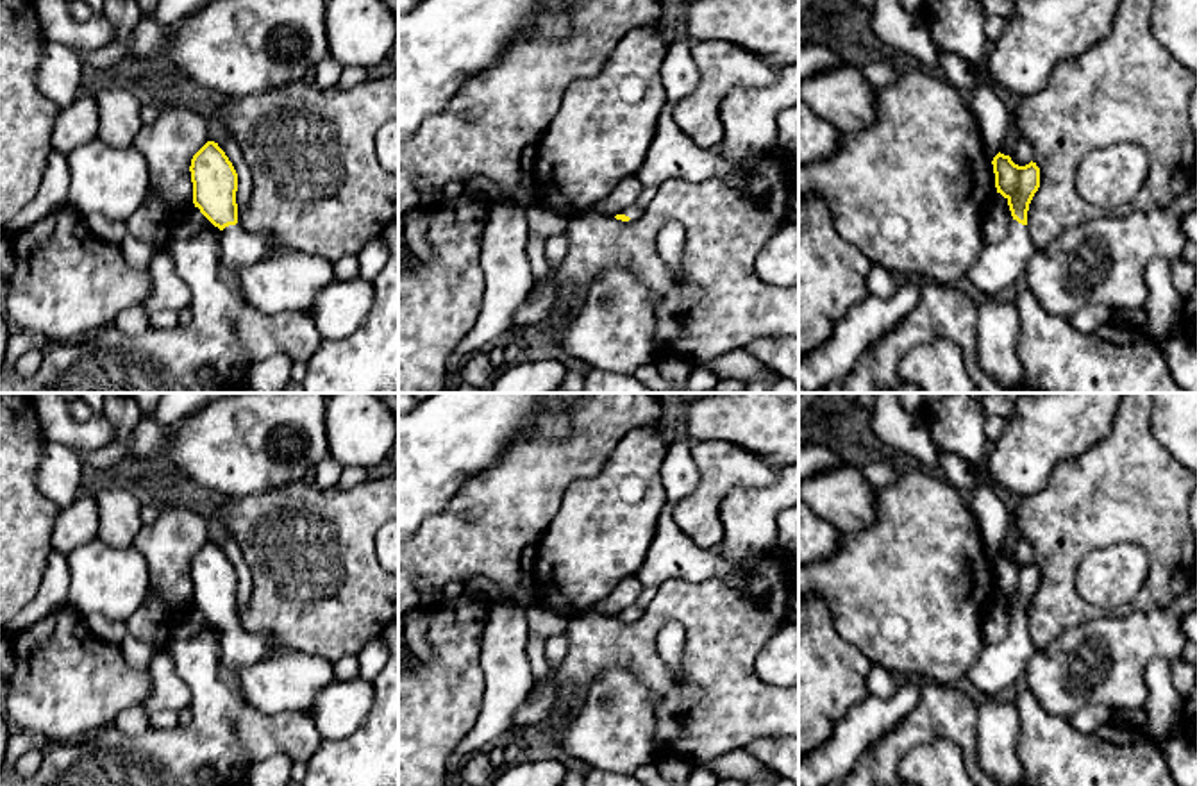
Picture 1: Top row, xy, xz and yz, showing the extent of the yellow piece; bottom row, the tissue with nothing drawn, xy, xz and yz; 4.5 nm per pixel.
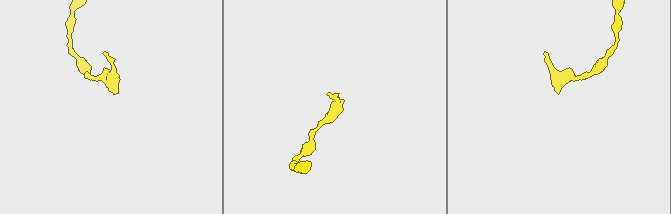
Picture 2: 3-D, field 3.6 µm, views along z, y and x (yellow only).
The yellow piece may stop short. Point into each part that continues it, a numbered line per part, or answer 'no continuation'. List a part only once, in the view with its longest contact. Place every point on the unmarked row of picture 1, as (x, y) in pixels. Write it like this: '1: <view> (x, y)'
1: xy (240, 649)

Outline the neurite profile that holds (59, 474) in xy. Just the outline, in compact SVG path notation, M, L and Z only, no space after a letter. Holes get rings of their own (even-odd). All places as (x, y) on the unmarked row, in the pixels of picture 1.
M46 441L38 468L38 489L59 507L77 498L82 481L82 461L77 450L64 443Z

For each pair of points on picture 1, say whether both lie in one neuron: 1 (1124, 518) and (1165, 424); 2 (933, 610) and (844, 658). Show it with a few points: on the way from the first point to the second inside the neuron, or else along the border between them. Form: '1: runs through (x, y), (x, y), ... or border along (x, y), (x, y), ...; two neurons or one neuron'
1: border along (1149, 411), (1153, 436), (1178, 463); two neurons
2: border along (833, 615), (835, 627), (872, 663); two neurons

